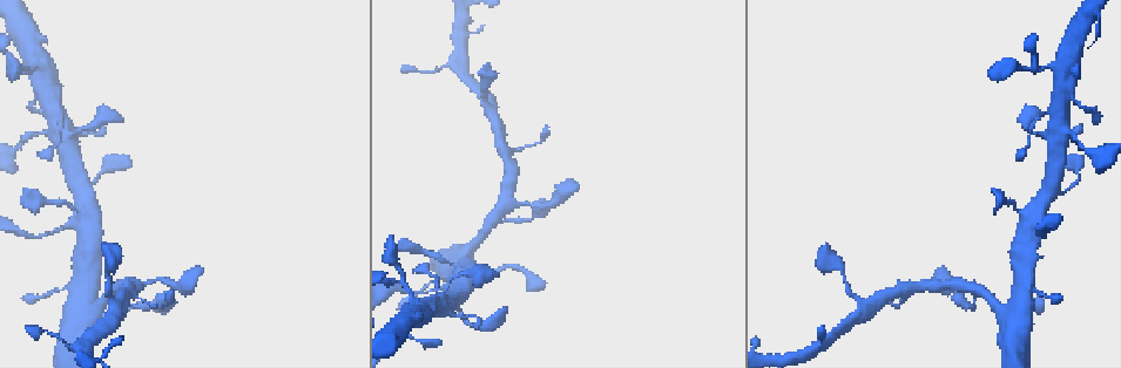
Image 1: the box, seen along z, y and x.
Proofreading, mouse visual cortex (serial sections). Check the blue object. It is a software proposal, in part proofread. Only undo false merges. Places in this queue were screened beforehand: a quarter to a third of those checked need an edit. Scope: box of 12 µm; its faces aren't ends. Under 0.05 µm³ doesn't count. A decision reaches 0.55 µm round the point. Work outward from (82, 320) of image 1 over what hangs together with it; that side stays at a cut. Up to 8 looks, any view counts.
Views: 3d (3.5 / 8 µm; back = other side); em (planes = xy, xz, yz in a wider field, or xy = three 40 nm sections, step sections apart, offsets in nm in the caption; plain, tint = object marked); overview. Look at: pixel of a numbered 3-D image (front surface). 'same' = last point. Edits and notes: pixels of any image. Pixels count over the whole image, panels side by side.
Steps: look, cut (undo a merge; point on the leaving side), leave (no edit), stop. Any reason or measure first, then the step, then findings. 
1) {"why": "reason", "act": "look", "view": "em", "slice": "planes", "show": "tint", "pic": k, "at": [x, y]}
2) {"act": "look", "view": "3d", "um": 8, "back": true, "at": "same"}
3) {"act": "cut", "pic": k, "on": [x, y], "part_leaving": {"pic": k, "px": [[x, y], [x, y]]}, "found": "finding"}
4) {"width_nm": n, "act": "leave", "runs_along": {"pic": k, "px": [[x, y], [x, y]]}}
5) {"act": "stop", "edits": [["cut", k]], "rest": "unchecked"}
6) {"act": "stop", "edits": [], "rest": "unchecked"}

{"why": "thick turns thin", "act": "look", "view": "3d", "um": 3.5, "pic": 1, "at": [80, 224]}

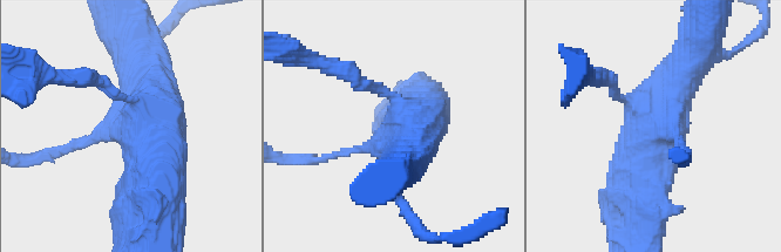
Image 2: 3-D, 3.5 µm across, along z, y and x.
{"why": "need the tissue", "act": "look", "view": "em", "slice": "xy", "step": 2, "show": "tint", "pic": 2, "at": [388, 137]}

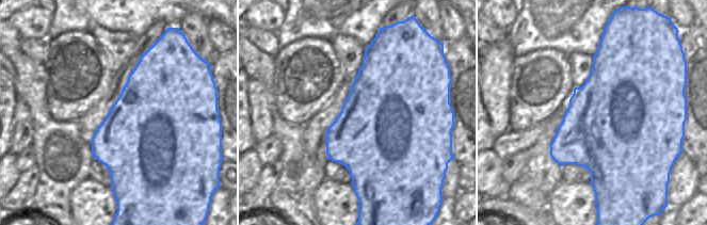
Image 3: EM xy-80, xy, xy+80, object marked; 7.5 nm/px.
{"act": "look", "view": "em", "slice": "planes", "show": "tint", "at": "same"}

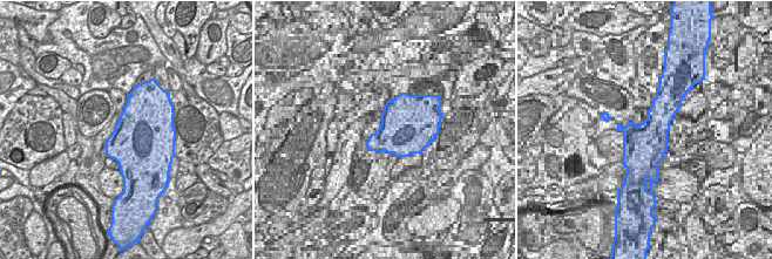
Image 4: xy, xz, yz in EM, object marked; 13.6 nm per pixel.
{"width_nm": 750, "act": "leave", "runs_along": {"pic": 2, "px": [[637, 195], [654, 115], [697, 54]]}, "found": "one cell here"}

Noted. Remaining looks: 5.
{"why": "sharp bend", "act": "look", "view": "3d", "um": 3.5, "pic": 1, "at": [1060, 126]}

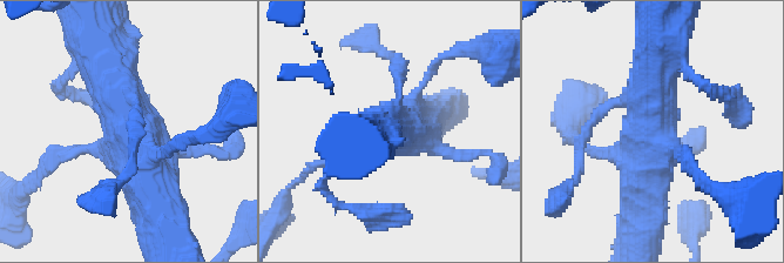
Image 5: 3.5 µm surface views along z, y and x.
{"why": "need the tissue", "act": "look", "view": "em", "slice": "xy", "step": 2, "show": "tint", "pic": 5, "at": [652, 128]}

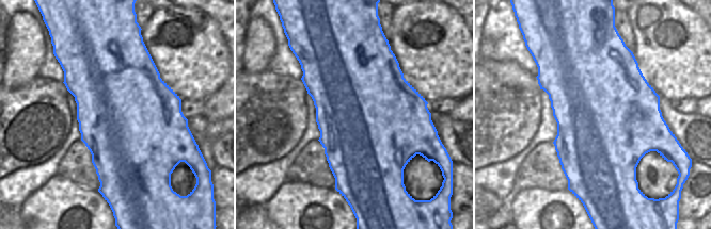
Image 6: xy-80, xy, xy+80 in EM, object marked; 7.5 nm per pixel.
{"act": "leave", "runs_along": {"pic": 5, "px": [[162, 220], [108, 75]]}, "found": "continuous, no second cell"}

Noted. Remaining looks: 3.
{"why": "sudden change in width", "act": "look", "view": "3d", "um": 3.5, "back": true, "pic": 1, "at": [1056, 68]}

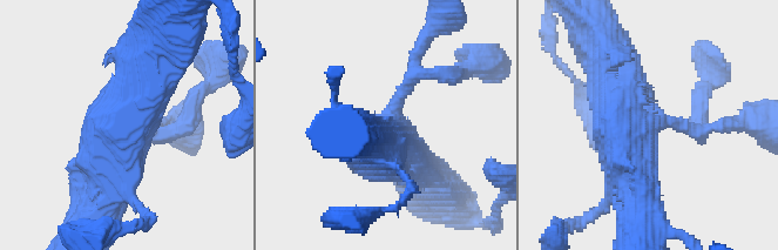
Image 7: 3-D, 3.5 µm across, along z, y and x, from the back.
{"act": "look", "view": "em", "slice": "xy", "step": 3, "show": "tint", "pic": 7, "at": [652, 119]}

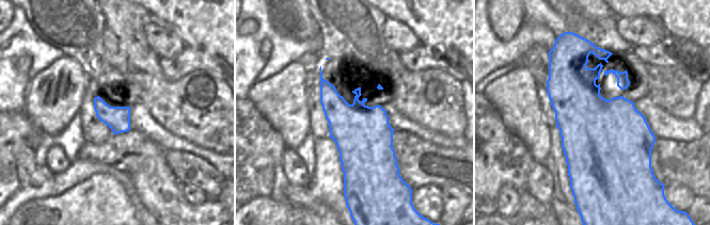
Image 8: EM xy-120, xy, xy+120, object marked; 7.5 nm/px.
{"why": "another direction", "act": "look", "view": "em", "slice": "xy", "step": 5, "show": "tint", "at": "same"}

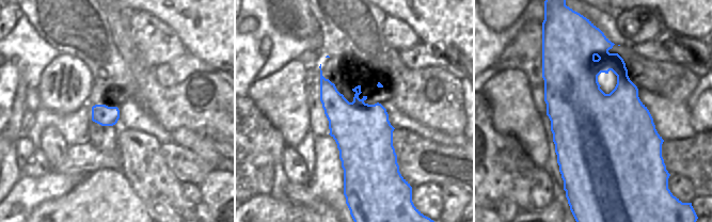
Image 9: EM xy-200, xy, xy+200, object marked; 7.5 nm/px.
{"act": "leave", "runs_along": {"pic": 7, "px": [[95, 215], [146, 74]]}, "found": "one cell here"}

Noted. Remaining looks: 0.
{"act": "stop", "edits": [], "rest": "unchecked"}

